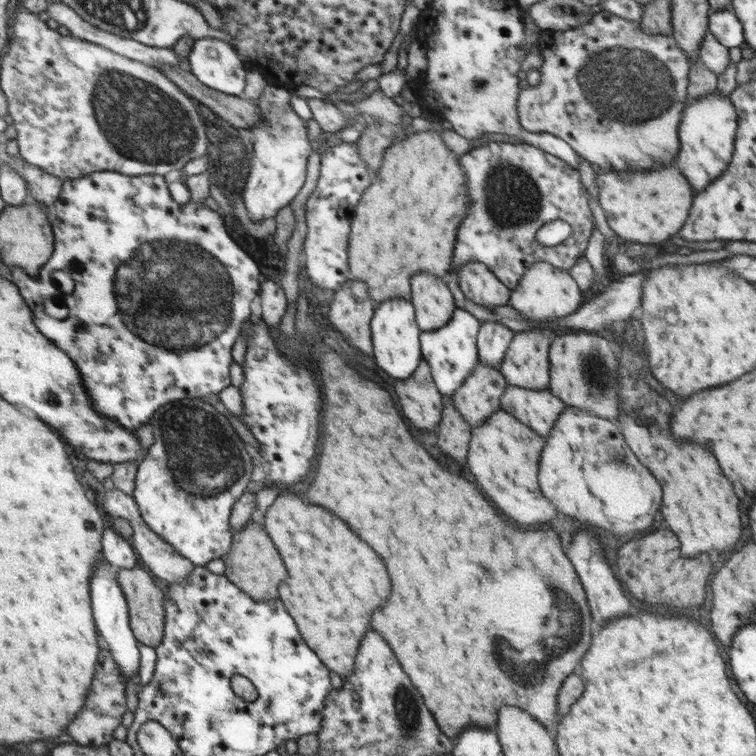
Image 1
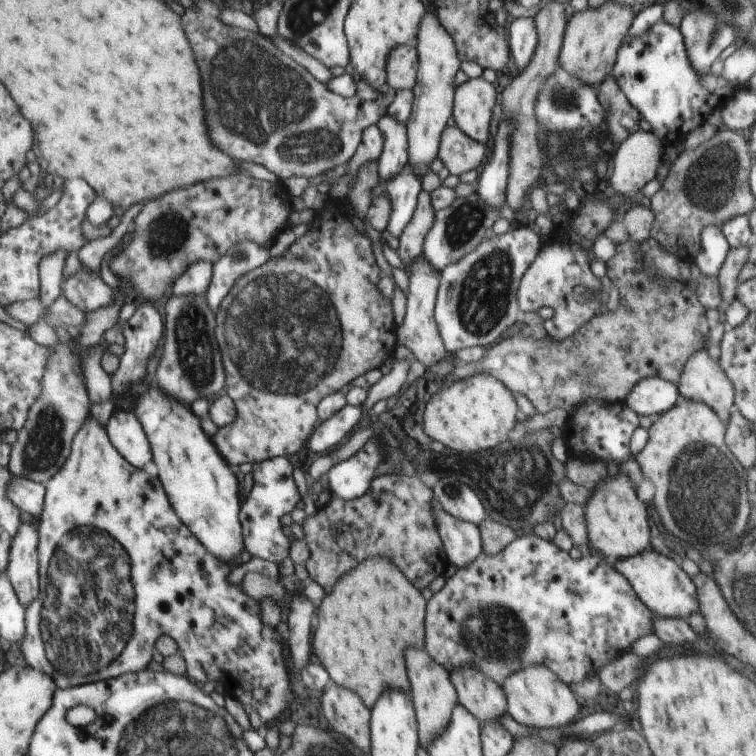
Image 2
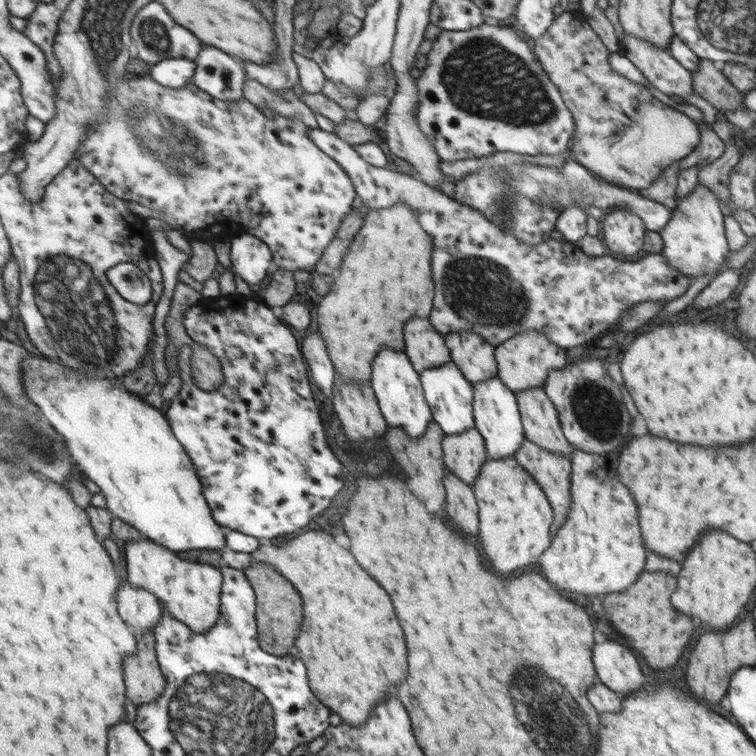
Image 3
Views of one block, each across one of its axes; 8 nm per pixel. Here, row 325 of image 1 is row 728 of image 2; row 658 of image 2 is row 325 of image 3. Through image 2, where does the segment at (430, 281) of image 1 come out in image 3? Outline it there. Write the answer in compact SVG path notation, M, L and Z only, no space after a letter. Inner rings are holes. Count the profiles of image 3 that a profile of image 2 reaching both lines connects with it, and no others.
M413 318L413 322L405 326L403 351L418 373L423 369L444 365L450 360L450 352L443 344L443 336L427 318Z

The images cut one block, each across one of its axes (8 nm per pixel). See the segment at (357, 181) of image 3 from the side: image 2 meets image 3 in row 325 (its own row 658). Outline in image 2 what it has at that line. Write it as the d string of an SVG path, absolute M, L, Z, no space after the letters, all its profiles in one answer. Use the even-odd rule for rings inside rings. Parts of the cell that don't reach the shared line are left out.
M527 532L515 537L497 554L489 555L481 552L473 562L457 569L453 576L444 582L440 590L429 595L429 618L425 618L425 651L429 654L429 658L433 658L433 662L437 662L449 672L453 672L459 666L475 666L477 670L481 670L481 674L485 674L489 680L493 680L500 687L511 674L529 664L543 664L547 670L557 674L561 682L567 685L571 682L577 684L583 678L589 677L589 674L596 673L599 667L603 667L625 652L630 652L630 645L635 639L651 633L651 624L653 624L652 611L635 596L631 583L621 574L617 574L606 559L603 560L595 554L573 559L567 551L560 550L551 541L543 540L533 532Z

